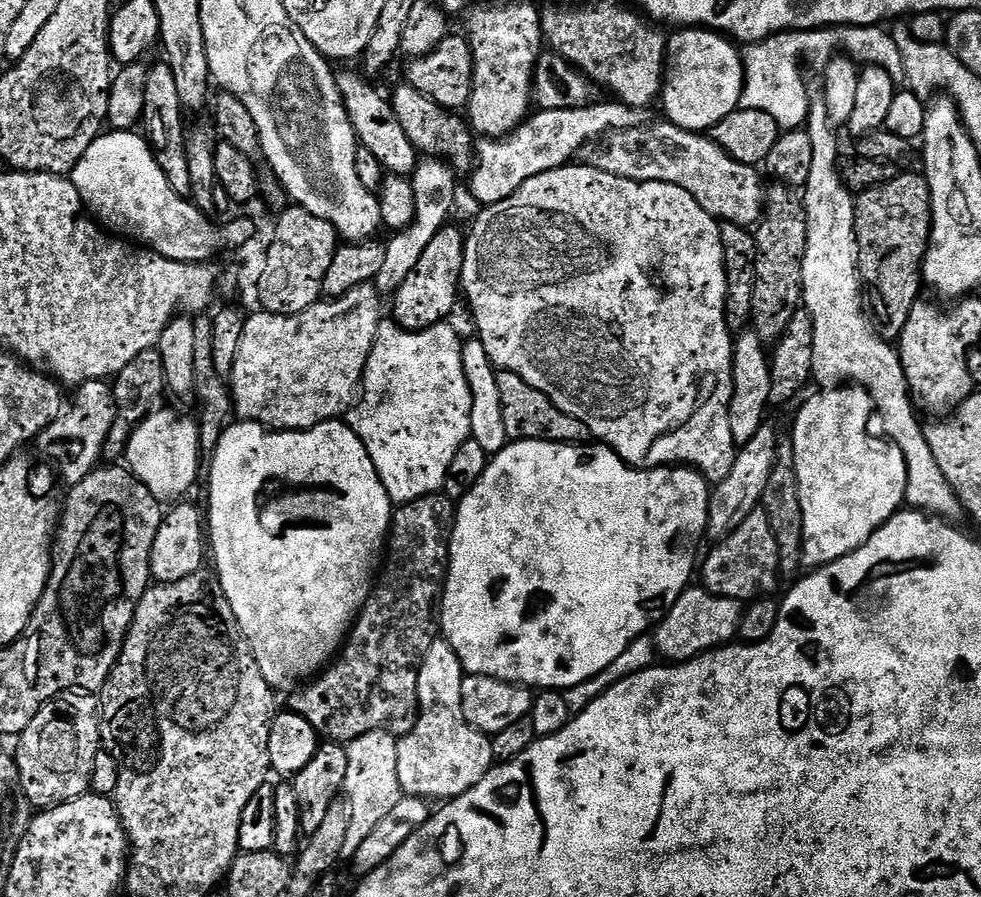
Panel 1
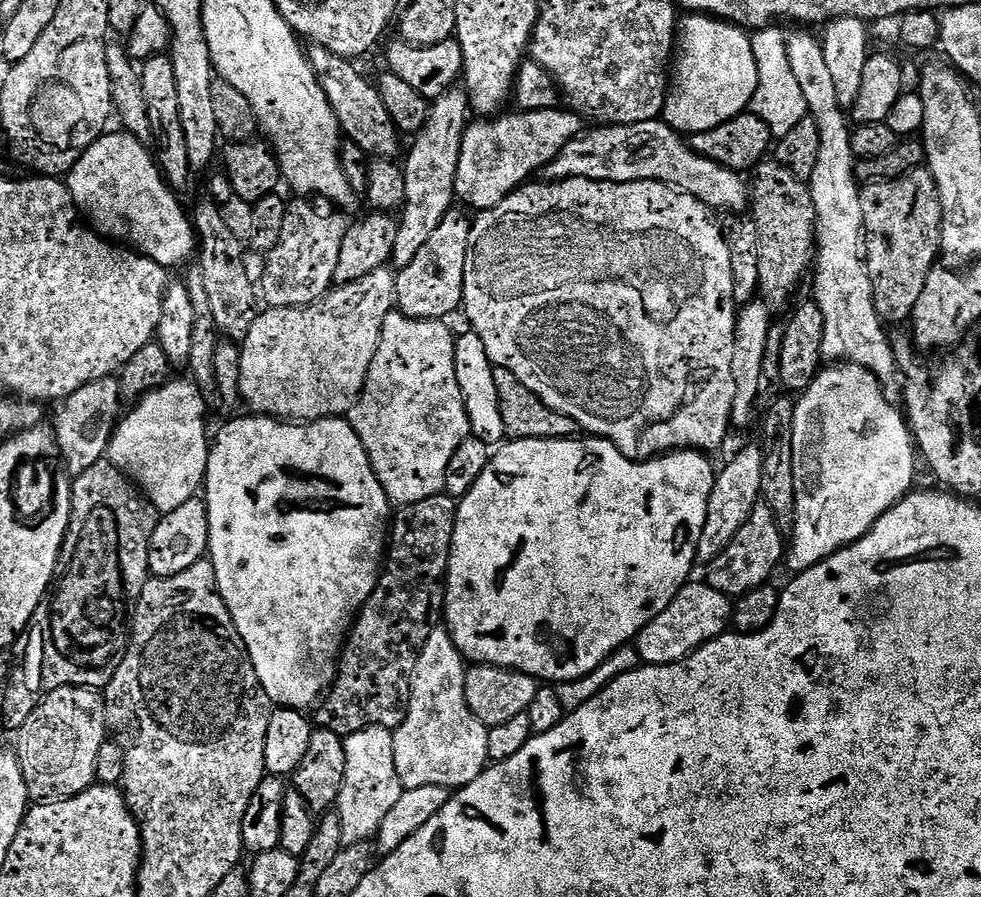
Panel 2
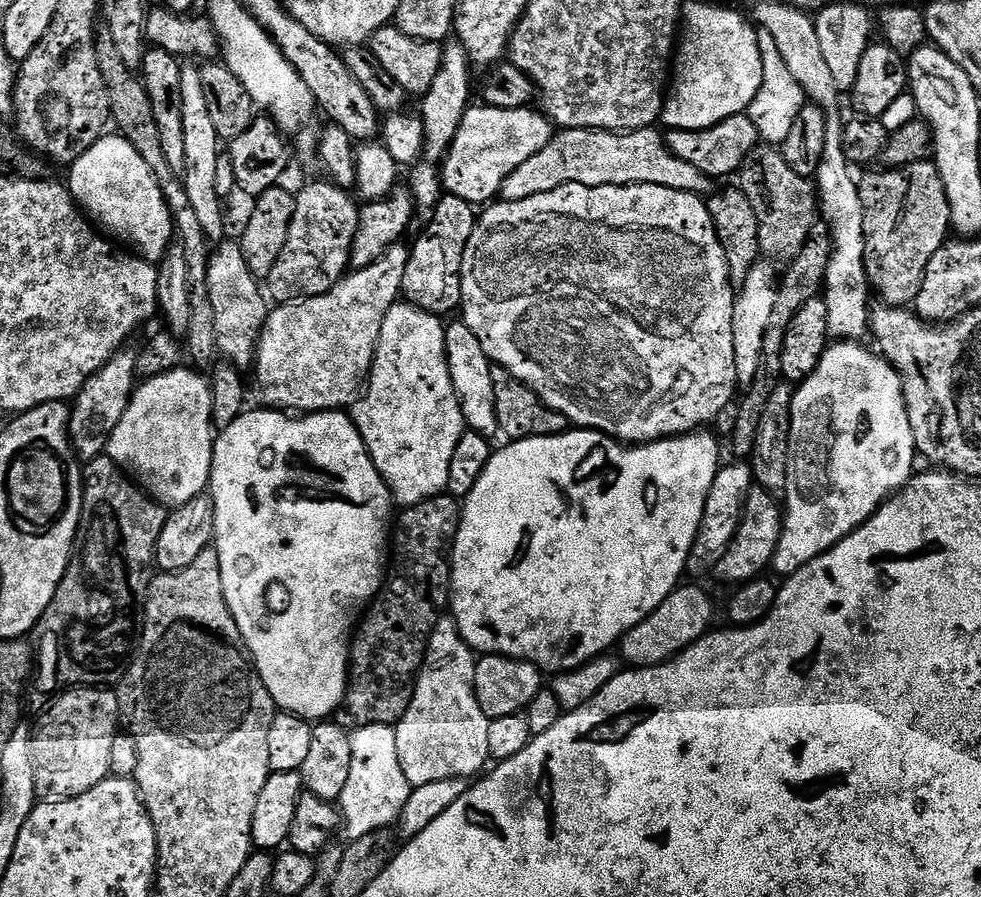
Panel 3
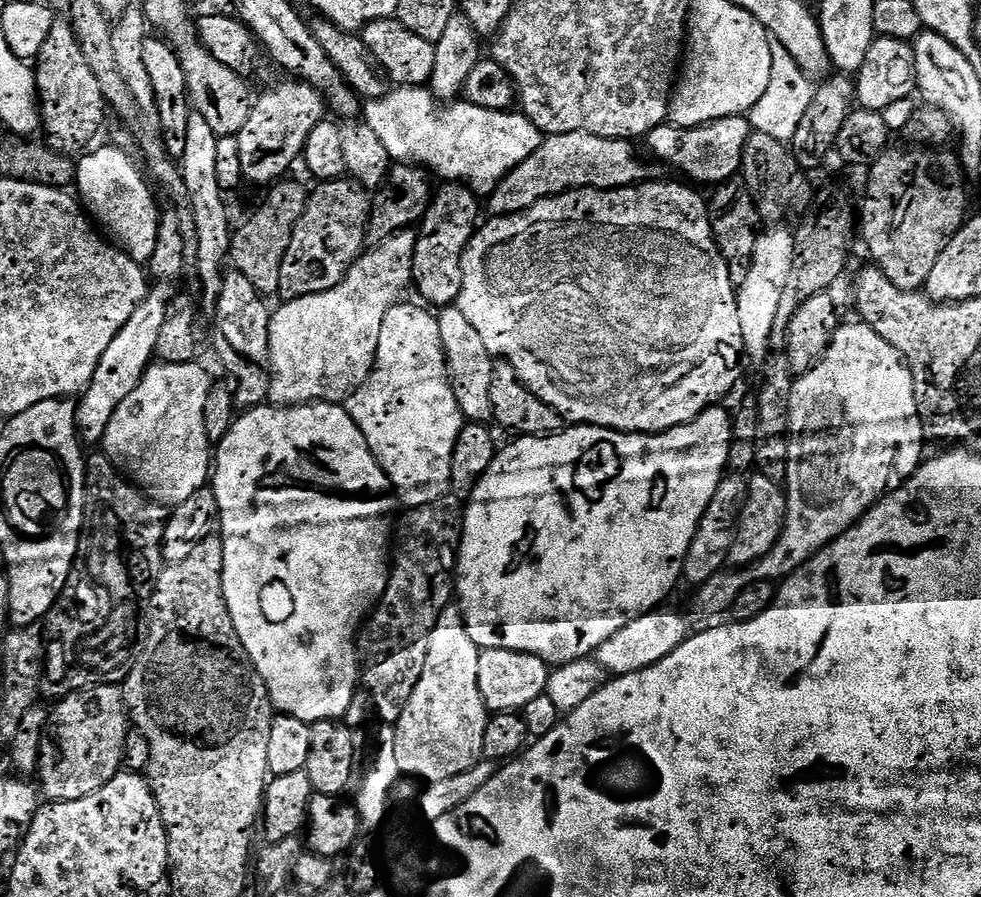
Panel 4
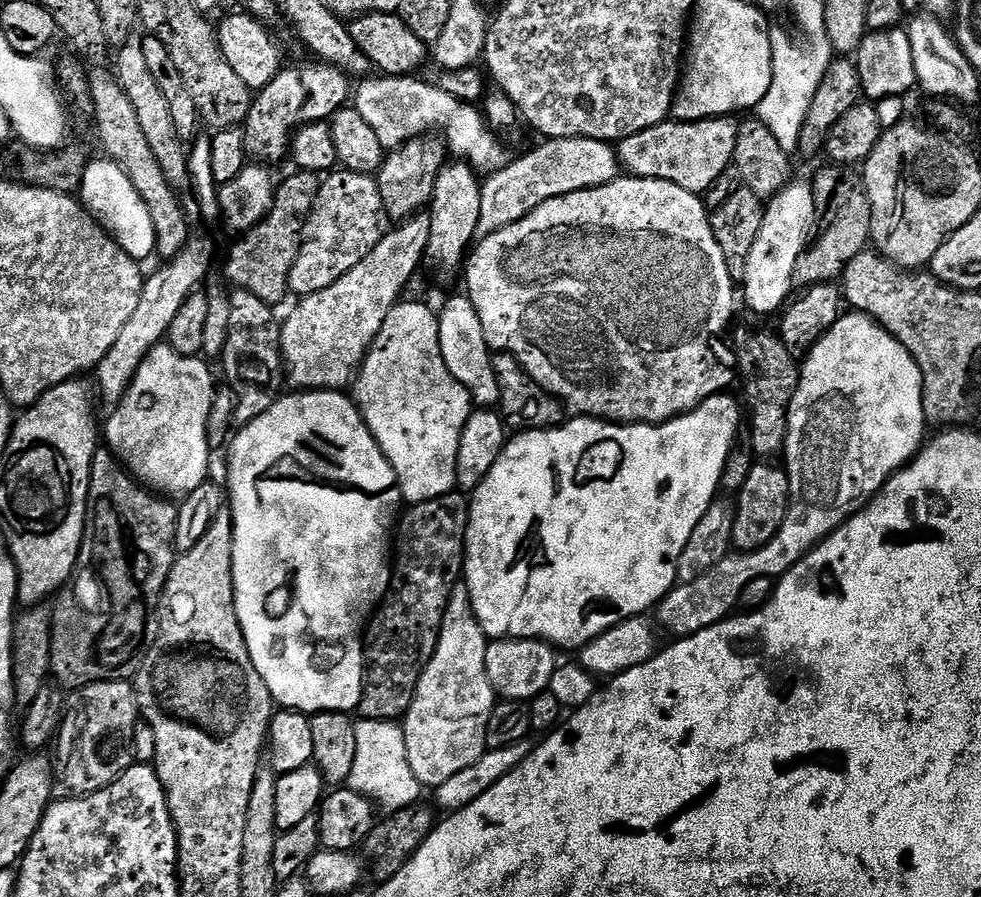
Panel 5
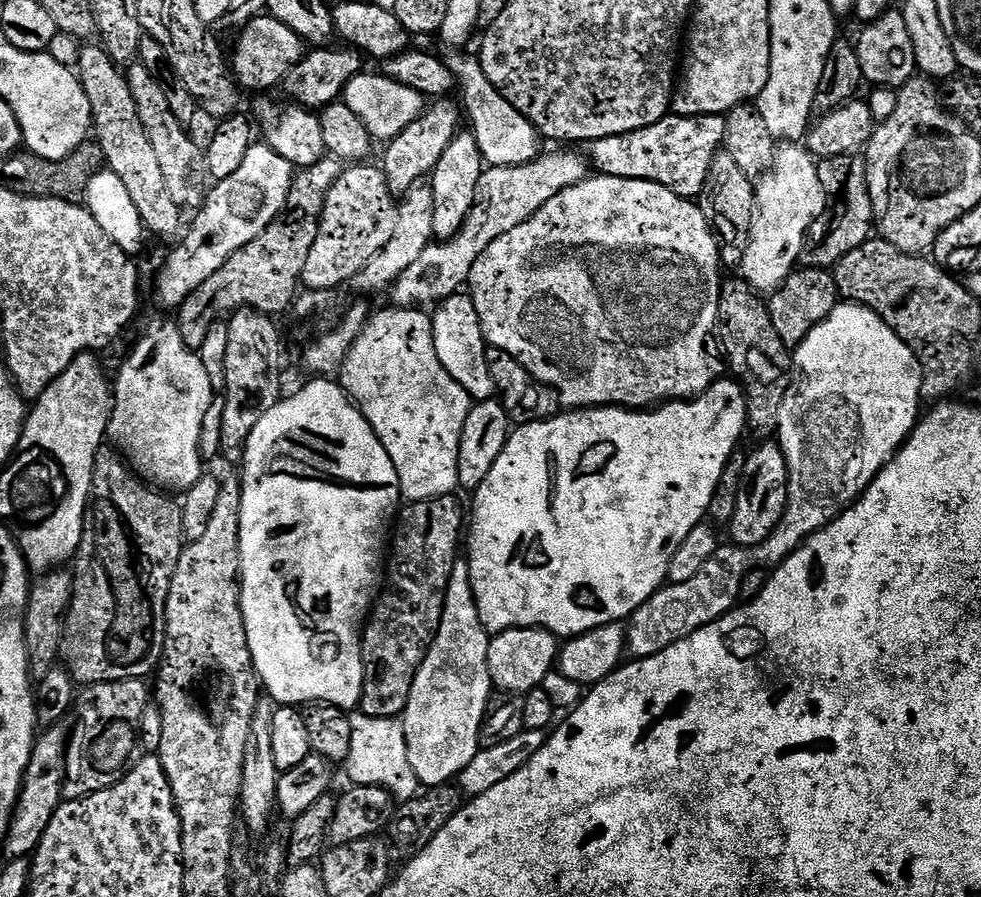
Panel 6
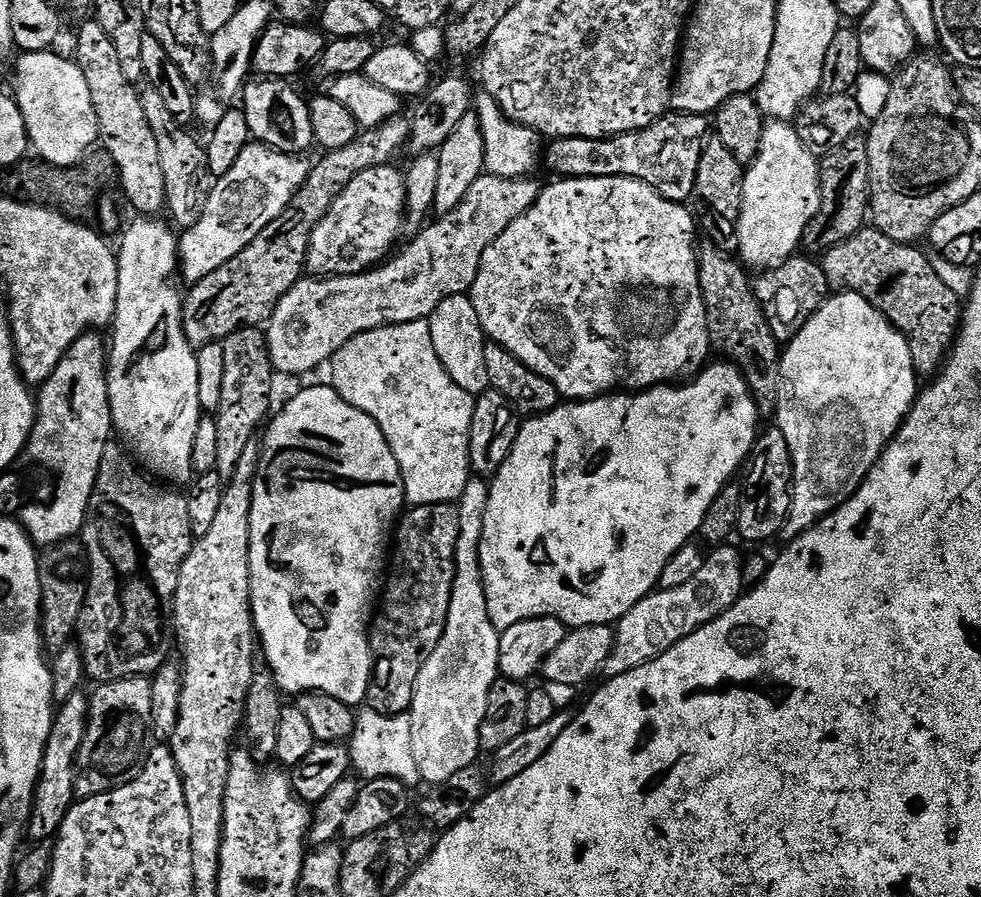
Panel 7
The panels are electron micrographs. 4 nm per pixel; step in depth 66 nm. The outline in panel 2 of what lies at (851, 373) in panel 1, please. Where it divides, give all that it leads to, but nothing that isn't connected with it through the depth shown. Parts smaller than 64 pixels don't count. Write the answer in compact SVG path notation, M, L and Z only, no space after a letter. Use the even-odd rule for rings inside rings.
M796 30L800 32L787 33L788 45L786 46L786 54L790 58L790 70L794 70L794 78L798 81L798 87L802 90L802 98L806 98L806 106L808 107L808 116L818 126L818 166L814 166L814 174L810 181L812 189L812 201L814 202L814 210L816 211L816 247L814 249L814 272L816 268L816 293L814 299L817 306L822 310L822 318L826 318L826 334L822 334L822 354L824 360L828 362L847 362L849 364L857 364L866 370L870 370L875 376L880 379L880 383L885 386L891 386L895 380L898 380L898 369L896 367L896 359L894 358L894 350L889 333L886 331L885 325L880 319L880 315L876 312L874 306L874 294L872 293L872 283L870 282L870 274L868 273L868 265L865 260L866 245L864 243L864 215L862 214L862 202L860 201L861 185L858 183L856 173L854 171L854 157L852 154L852 133L853 129L848 128L850 125L849 117L846 115L846 110L841 107L838 102L838 94L834 91L834 81L830 74L830 69L826 67L826 54L824 53L824 45L819 39L816 40L811 36L811 31Z

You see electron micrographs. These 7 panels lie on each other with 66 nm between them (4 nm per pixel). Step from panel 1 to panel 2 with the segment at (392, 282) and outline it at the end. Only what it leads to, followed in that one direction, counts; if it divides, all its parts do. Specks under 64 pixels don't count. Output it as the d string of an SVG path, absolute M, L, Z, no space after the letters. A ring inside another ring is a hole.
M463 87L451 88L446 94L431 101L428 109L428 120L424 127L415 133L412 149L402 160L404 177L406 178L406 194L402 211L398 219L398 243L394 245L391 263L397 269L414 262L414 254L426 246L430 234L438 230L438 222L446 213L453 211L456 199L456 175L458 174L458 158L460 147L464 141L464 130L470 123L468 94Z

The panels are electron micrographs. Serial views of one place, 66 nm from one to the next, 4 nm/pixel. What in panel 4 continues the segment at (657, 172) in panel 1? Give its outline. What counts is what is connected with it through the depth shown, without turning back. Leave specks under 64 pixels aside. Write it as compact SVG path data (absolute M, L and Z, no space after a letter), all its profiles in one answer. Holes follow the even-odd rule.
M575 132L548 136L526 162L522 162L486 200L486 208L492 216L509 216L524 212L547 196L560 196L569 190L595 188L630 188L637 182L649 179L648 168L636 157L633 141L598 138L594 134Z

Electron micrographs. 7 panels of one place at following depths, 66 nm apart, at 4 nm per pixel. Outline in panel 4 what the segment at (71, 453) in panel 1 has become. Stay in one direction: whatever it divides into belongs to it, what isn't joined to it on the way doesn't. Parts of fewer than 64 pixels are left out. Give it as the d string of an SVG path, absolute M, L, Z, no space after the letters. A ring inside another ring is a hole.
M156 286L149 291L147 298L130 314L126 326L118 330L114 342L106 346L106 354L98 358L98 366L94 370L94 378L88 383L76 405L76 430L85 445L99 445L106 434L106 426L110 426L110 418L114 418L114 410L134 394L140 384L144 372L153 363L158 334L162 331L162 322L170 315L168 308L167 287Z

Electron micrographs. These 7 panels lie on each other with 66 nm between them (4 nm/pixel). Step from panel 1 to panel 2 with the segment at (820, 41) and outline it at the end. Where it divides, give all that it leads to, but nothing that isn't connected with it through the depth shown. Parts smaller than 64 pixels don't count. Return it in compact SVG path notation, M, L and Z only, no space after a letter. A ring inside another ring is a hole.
M769 26L751 33L754 62L758 62L758 86L754 90L750 110L758 118L762 118L762 122L766 122L766 126L770 126L773 137L776 138L790 134L790 130L794 130L794 126L798 126L798 122L802 122L808 116L806 98L802 98L802 90L794 78L794 70L790 70L790 58L786 54L788 37L783 31L780 33L778 29L779 27Z

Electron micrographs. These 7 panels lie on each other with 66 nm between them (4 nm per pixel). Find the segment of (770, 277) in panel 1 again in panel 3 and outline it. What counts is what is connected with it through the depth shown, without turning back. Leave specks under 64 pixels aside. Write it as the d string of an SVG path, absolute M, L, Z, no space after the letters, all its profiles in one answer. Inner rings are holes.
M757 146L741 166L738 179L740 191L750 198L750 206L754 206L754 214L758 214L761 249L783 262L791 262L812 237L818 223L817 185L807 176L794 174L776 146Z

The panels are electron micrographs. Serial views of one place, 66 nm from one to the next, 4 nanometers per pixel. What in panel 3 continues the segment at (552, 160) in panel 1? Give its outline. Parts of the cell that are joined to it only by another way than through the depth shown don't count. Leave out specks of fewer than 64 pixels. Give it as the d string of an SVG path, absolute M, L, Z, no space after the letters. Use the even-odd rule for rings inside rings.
M469 107L468 113L462 118L462 126L458 126L458 134L454 138L454 142L449 146L442 160L445 193L462 198L474 206L484 206L495 201L500 196L500 188L506 182L506 178L510 178L510 174L514 174L514 170L518 170L524 162L534 158L534 154L538 154L545 148L554 135L554 125L543 111L532 112L531 107L515 108L514 110L479 107Z

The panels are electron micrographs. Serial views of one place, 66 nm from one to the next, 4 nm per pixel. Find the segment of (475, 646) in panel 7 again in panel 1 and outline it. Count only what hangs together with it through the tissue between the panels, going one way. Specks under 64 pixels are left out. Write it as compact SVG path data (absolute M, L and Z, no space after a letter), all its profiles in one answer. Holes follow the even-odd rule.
M438 638L426 650L426 658L418 674L418 702L420 715L416 717L414 730L397 739L398 746L398 782L401 793L405 796L420 796L426 801L447 802L455 796L466 794L494 766L492 758L492 741L466 722L466 714L462 714L462 682L465 670L458 662L458 654L444 639Z

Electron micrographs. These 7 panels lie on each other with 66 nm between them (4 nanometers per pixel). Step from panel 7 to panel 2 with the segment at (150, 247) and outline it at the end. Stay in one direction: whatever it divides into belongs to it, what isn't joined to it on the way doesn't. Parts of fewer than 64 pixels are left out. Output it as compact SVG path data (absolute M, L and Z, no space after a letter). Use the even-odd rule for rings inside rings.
M169 379L158 390L147 392L135 405L132 413L125 415L116 425L116 432L108 444L107 459L119 468L125 476L131 478L136 487L147 496L157 513L178 510L182 502L190 502L201 491L208 474L208 453L210 451L210 432L208 436L208 408L191 379Z

